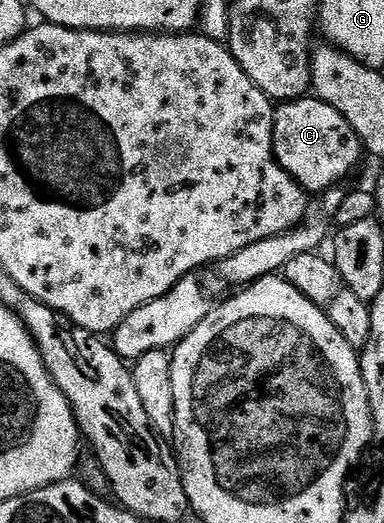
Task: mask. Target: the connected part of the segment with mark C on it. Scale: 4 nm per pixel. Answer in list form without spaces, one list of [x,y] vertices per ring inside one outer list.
[[[305,96],[299,99],[297,102],[289,102],[287,104],[281,105],[279,109],[275,111],[274,121],[272,123],[272,147],[276,153],[276,163],[279,164],[287,172],[296,183],[301,186],[301,188],[306,191],[309,195],[317,196],[323,195],[325,192],[339,187],[341,185],[340,181],[355,168],[360,162],[360,157],[365,157],[366,151],[363,146],[360,145],[358,136],[354,132],[354,128],[350,128],[350,124],[347,120],[342,117],[330,104],[326,104],[322,99],[315,96]]]

